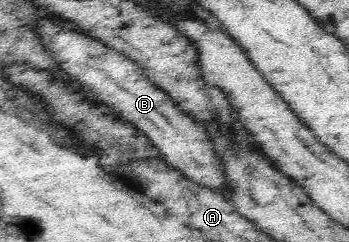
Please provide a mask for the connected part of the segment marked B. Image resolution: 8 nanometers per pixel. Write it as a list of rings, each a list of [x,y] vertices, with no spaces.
[[[49,19],[38,21],[36,34],[47,52],[54,55],[58,67],[134,125],[140,134],[150,140],[169,167],[181,172],[182,176],[200,187],[220,191],[230,199],[226,194],[226,166],[222,156],[214,150],[214,142],[210,140],[208,130],[180,110],[161,87],[144,75],[134,60],[126,58],[98,39],[64,31],[62,26],[54,25]]]

